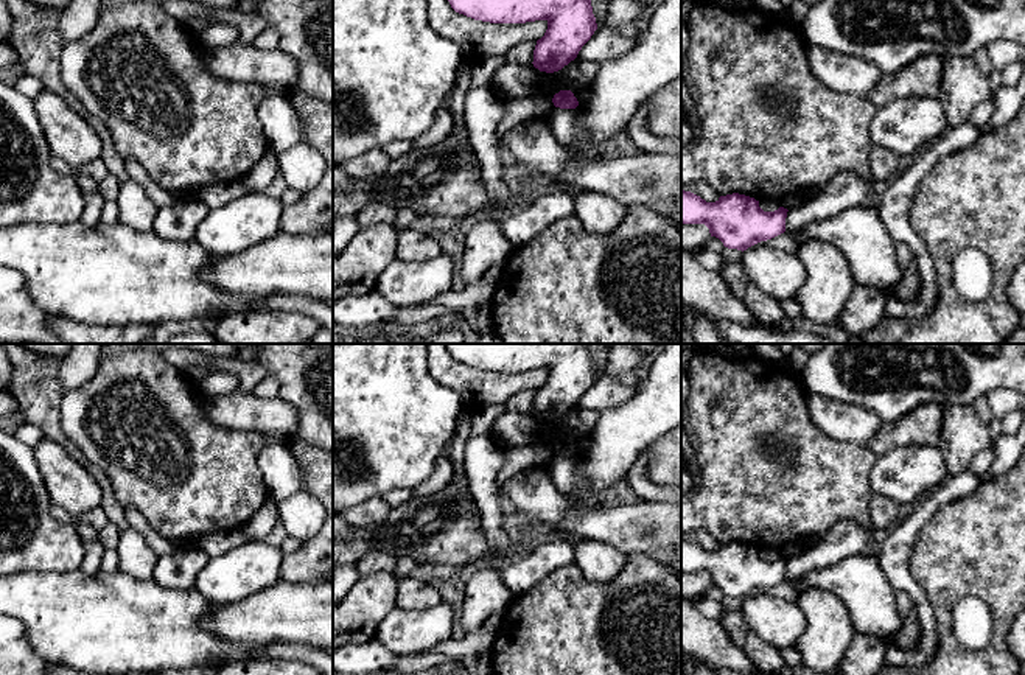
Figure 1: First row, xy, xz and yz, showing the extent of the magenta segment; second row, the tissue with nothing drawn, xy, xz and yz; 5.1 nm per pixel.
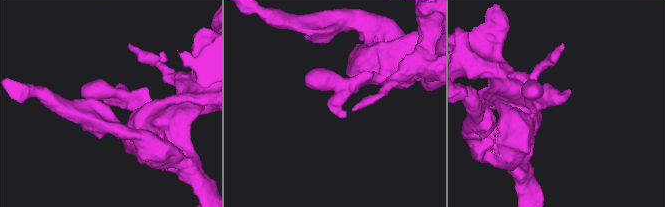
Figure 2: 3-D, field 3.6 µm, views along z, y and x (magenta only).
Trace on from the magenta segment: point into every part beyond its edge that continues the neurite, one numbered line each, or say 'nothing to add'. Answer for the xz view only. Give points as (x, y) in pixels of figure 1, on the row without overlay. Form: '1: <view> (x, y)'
nothing to add

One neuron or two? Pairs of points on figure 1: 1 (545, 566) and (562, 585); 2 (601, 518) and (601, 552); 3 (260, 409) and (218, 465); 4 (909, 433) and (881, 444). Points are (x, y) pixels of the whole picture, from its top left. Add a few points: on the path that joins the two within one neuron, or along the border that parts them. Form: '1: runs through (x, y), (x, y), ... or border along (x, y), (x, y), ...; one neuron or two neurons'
1: border along (573, 562), (556, 568), (520, 593); two neurons
2: border along (582, 538), (604, 540), (627, 556); two neurons
3: border along (209, 420), (213, 425), (232, 430), (280, 436); two neurons
4: runs through (902, 433), (887, 439); one neuron

